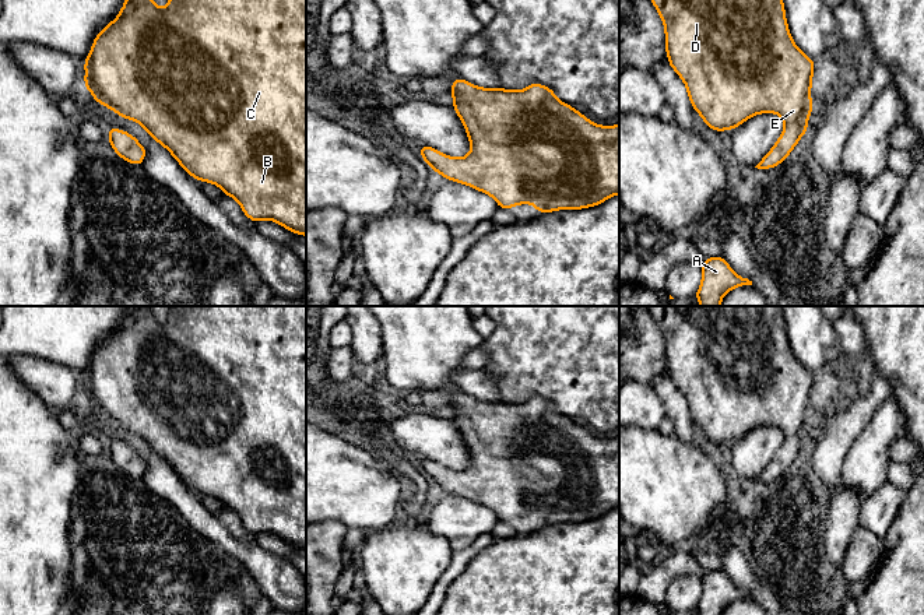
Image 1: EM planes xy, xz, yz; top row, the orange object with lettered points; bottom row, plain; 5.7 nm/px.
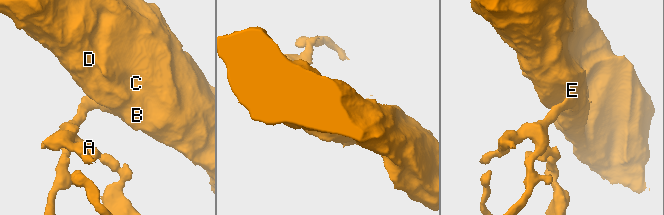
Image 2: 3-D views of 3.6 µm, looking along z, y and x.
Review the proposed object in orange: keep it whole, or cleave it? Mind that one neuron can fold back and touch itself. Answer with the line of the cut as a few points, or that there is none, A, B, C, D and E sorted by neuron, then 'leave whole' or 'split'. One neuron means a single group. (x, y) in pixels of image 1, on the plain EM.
no cut; A B C D E; leave whole

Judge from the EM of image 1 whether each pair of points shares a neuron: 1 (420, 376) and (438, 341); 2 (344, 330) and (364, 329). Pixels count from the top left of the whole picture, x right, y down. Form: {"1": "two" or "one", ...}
{"1": "one", "2": "two"}

